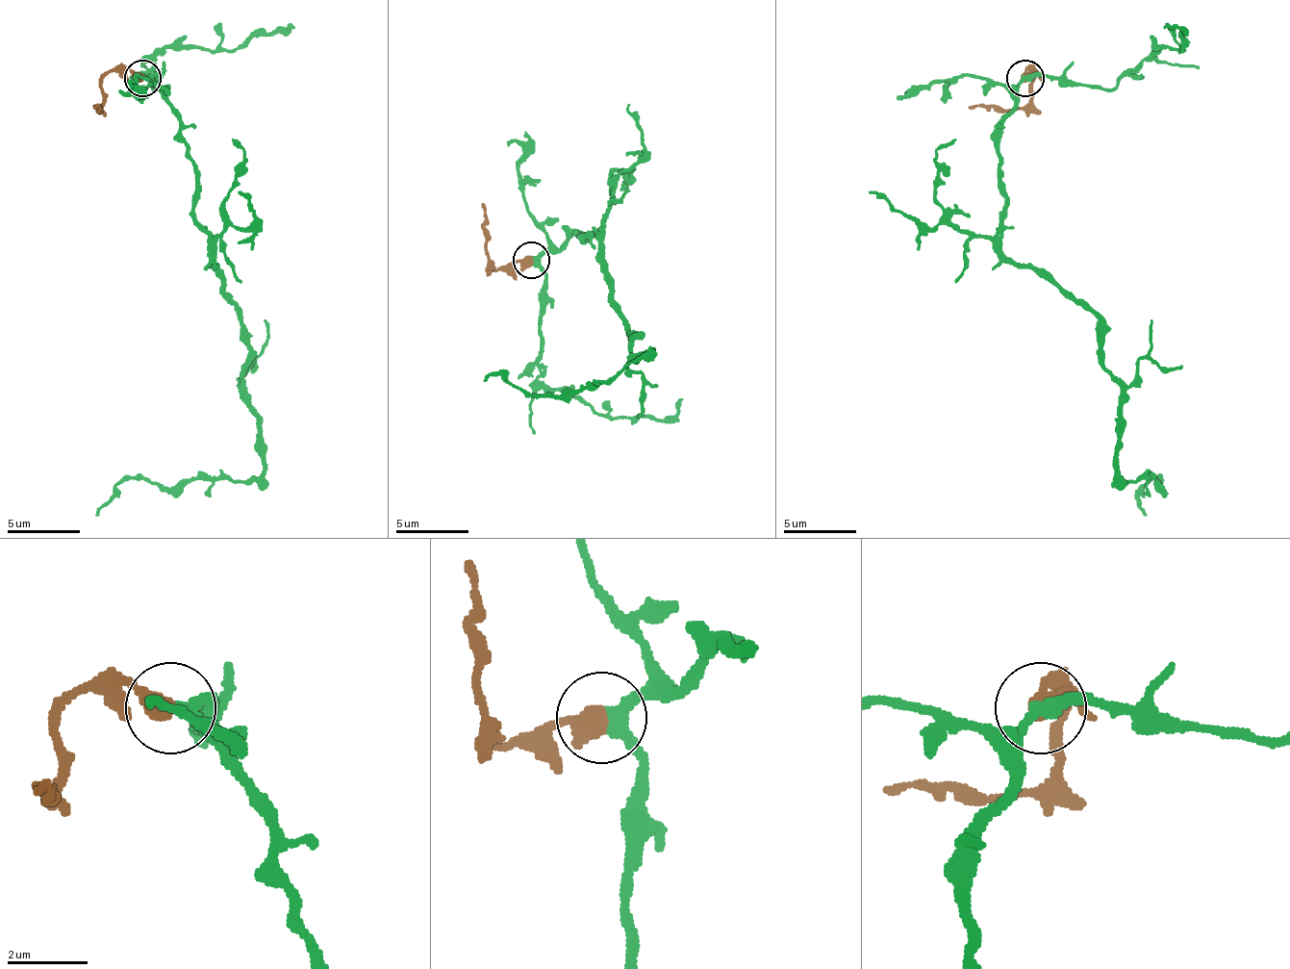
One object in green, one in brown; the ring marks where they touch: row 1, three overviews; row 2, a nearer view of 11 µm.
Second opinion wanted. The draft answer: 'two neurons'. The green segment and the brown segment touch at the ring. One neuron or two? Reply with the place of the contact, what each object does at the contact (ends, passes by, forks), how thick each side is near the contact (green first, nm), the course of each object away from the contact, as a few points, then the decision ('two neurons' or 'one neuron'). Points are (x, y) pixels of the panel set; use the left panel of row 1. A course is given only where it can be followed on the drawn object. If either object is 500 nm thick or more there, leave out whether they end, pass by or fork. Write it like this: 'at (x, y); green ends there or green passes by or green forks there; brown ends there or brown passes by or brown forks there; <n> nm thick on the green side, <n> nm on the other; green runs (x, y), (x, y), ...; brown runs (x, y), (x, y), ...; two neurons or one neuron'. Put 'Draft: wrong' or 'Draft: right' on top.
Draft: wrong
at (142, 78); 280 nm thick on the green side, 500 nm on the other; green runs (143, 77), (180, 120), (194, 223), (242, 322), (265, 469), (173, 487), (137, 479), (96, 516); brown runs (143, 77), (114, 69), (103, 77), (99, 110), (92, 106); one neuron

